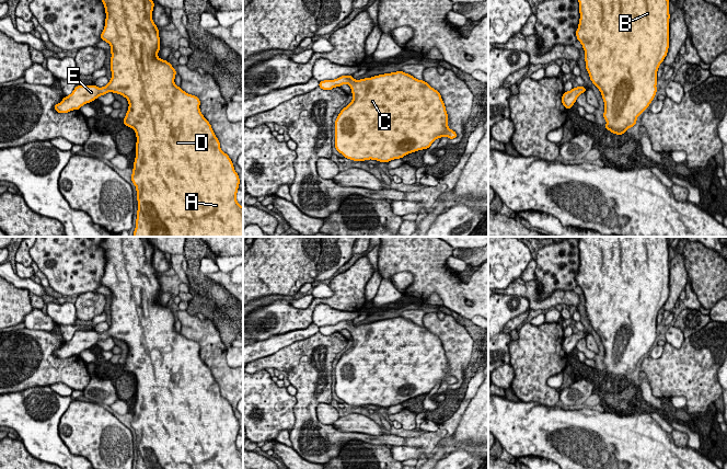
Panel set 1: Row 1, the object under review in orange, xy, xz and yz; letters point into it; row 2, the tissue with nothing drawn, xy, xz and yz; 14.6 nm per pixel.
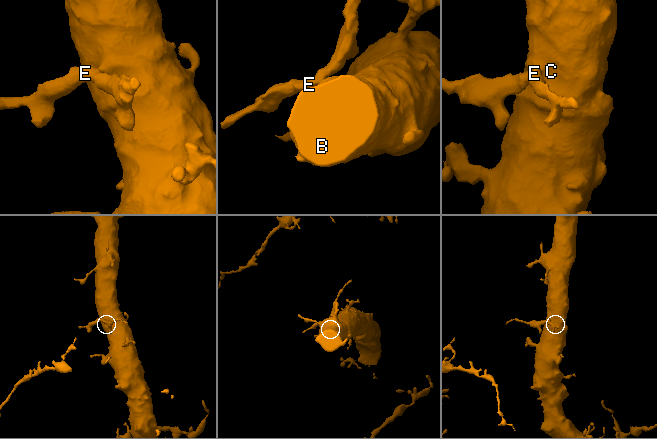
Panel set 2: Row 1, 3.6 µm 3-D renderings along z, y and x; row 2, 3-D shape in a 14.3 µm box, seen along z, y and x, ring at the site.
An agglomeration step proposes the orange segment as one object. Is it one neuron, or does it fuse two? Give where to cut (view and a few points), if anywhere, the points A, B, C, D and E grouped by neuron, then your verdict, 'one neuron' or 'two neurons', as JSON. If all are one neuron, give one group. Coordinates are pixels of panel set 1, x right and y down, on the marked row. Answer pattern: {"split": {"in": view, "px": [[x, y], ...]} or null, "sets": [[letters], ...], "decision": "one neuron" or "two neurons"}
{"split": null, "sets": [["A", "B", "C", "D", "E"]], "decision": "one neuron"}

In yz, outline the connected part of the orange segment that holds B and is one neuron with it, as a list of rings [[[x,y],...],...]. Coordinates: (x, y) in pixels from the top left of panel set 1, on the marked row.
[[[578,0],[578,2],[580,19],[578,28],[575,34],[577,39],[581,43],[586,54],[586,69],[590,76],[590,80],[600,90],[604,101],[603,117],[607,121],[604,128],[613,134],[622,135],[626,129],[633,127],[636,124],[638,115],[645,112],[656,95],[657,70],[659,65],[667,56],[669,48],[669,0]]]

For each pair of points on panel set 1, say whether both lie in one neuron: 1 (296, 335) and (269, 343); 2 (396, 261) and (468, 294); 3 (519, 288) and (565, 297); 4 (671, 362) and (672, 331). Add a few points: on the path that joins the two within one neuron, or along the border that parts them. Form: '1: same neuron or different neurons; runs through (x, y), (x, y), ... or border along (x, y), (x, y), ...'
1: same neuron; runs through (289, 338), (276, 342)
2: same neuron; runs through (414, 261), (420, 261), (450, 288)
3: same neuron; runs through (530, 295), (538, 302), (550, 302), (554, 299)
4: different neurons; border along (685, 338), (679, 347), (673, 347), (666, 341)

